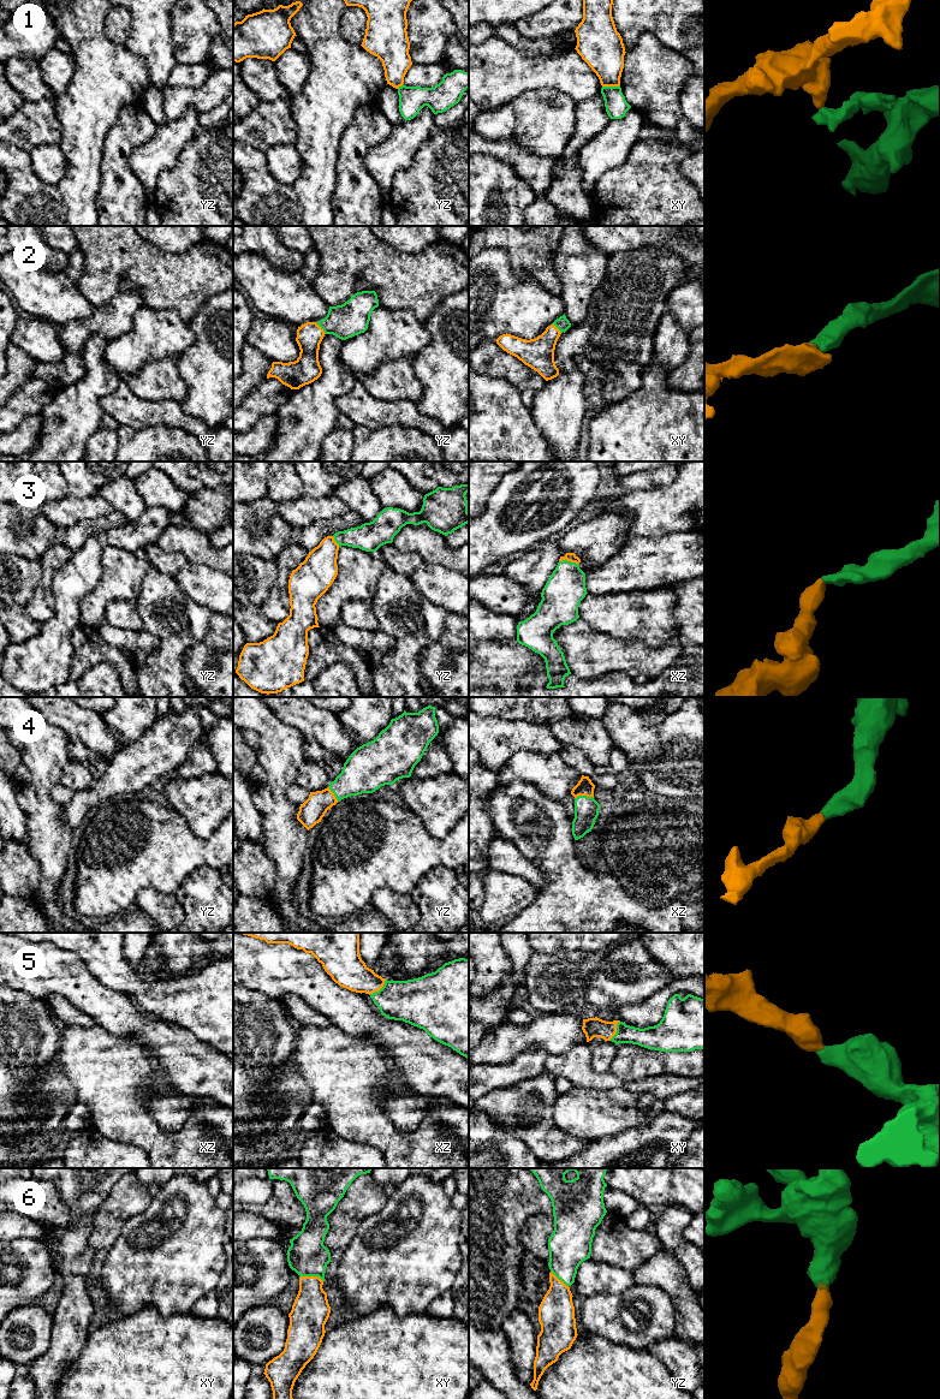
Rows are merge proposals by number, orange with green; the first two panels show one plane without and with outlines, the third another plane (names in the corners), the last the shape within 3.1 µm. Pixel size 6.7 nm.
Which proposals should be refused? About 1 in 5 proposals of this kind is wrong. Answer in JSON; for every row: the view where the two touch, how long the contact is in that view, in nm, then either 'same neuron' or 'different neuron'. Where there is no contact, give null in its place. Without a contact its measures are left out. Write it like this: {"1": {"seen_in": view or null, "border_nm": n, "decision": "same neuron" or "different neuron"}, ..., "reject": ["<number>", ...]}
{"1": {"seen_in": "xy", "border_nm": 120, "decision": "different neuron"}, "2": {"seen_in": "yz", "border_nm": 110, "decision": "same neuron"}, "3": {"seen_in": "xz", "border_nm": 130, "decision": "same neuron"}, "4": {"seen_in": "xz", "border_nm": 130, "decision": "same neuron"}, "5": {"seen_in": "xz", "border_nm": 160, "decision": "same neuron"}, "6": {"seen_in": "xy", "border_nm": 170, "decision": "same neuron"}, "reject": ["1"]}

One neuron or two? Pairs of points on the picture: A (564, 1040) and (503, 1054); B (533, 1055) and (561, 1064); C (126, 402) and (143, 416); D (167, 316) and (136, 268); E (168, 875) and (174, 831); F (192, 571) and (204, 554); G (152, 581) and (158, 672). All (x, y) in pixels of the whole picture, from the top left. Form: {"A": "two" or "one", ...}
{"A": "one", "B": "two", "C": "one", "D": "two", "E": "one", "F": "two", "G": "one"}

